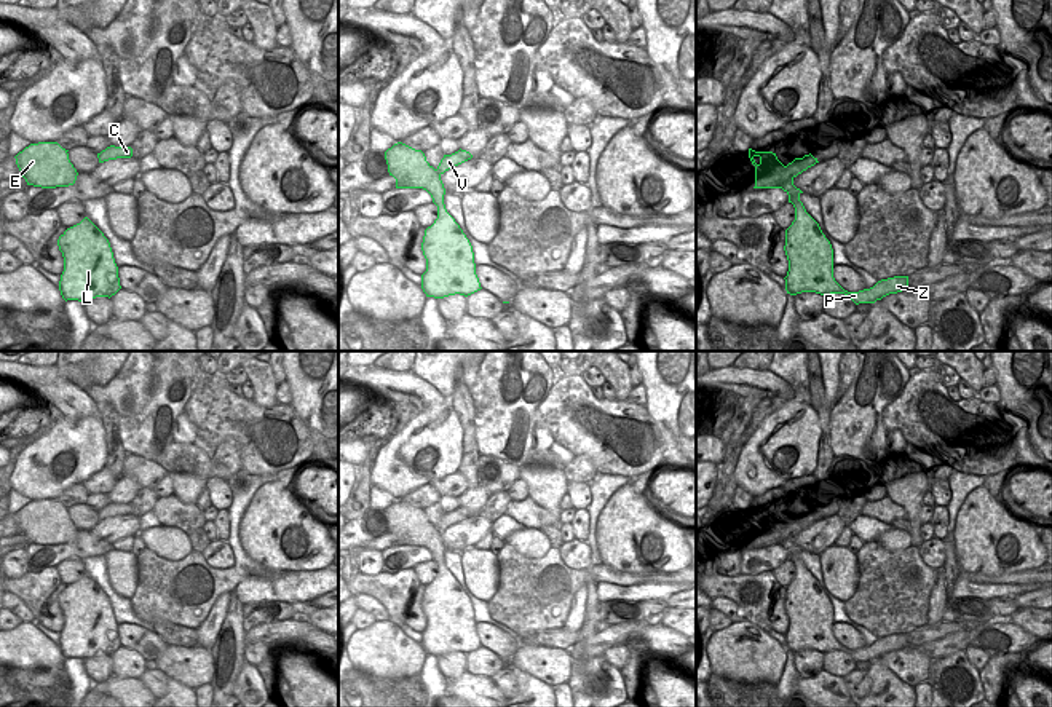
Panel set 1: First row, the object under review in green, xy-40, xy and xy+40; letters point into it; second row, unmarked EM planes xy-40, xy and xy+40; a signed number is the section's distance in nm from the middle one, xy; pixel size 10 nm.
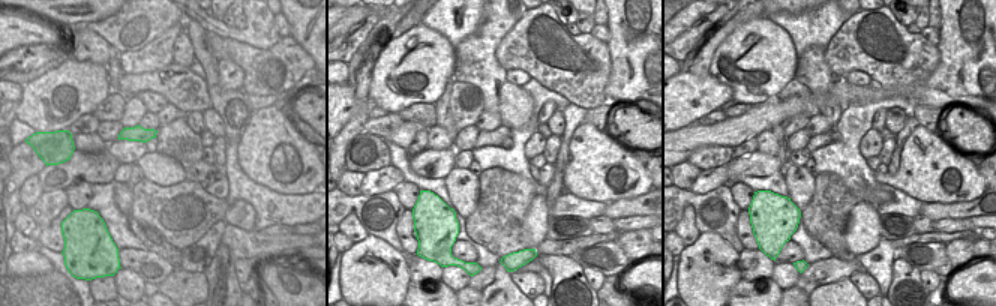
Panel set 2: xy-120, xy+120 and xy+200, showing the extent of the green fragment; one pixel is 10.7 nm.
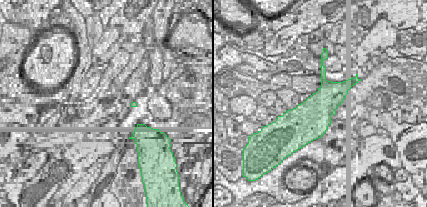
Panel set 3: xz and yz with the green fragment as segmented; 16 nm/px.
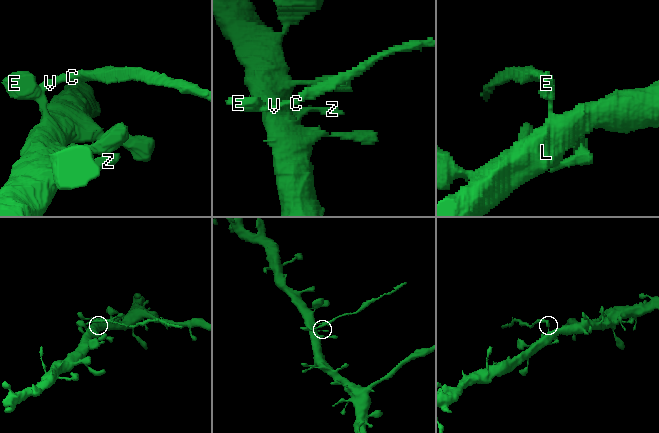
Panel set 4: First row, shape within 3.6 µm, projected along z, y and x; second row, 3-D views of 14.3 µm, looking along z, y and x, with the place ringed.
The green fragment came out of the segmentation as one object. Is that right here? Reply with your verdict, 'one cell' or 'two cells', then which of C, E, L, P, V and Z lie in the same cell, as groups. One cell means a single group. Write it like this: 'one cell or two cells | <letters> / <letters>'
two cells | C E V / L P Z

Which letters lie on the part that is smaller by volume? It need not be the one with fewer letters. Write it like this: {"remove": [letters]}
{"remove": ["C", "E", "V"]}

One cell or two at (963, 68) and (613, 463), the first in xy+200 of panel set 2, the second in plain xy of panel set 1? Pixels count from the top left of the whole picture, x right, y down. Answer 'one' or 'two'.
two

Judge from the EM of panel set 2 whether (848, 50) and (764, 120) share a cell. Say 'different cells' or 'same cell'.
different cells

